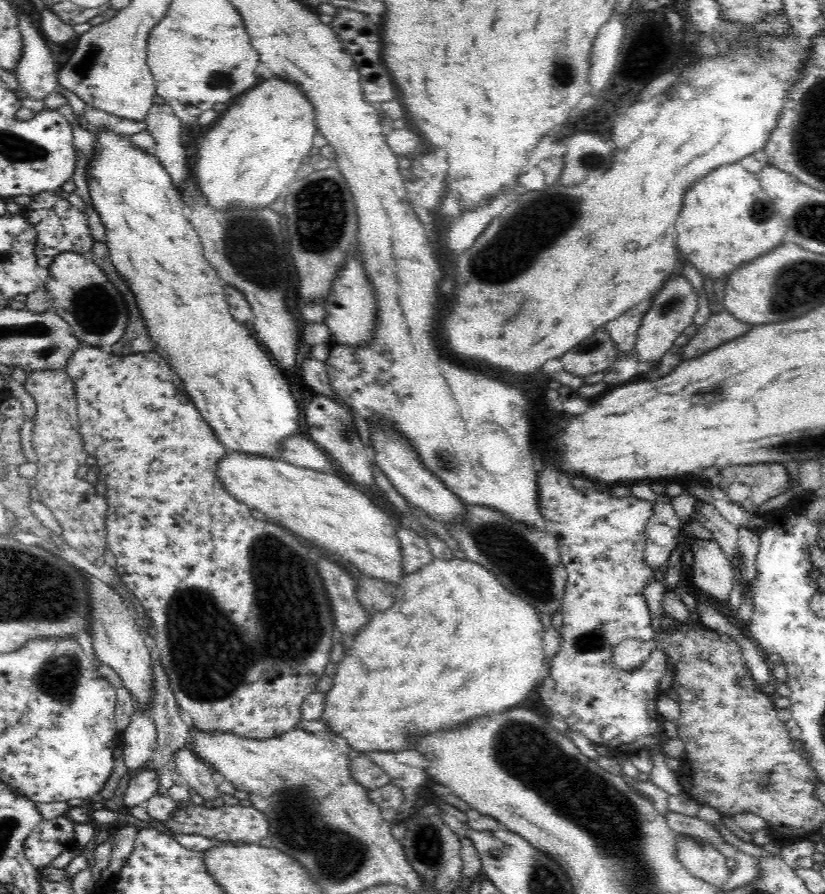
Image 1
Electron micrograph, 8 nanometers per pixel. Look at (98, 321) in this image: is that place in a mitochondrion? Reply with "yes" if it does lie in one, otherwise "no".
yes

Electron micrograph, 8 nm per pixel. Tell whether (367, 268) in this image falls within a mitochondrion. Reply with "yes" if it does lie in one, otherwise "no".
no

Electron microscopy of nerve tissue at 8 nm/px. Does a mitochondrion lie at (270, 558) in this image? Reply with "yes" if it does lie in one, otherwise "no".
yes

